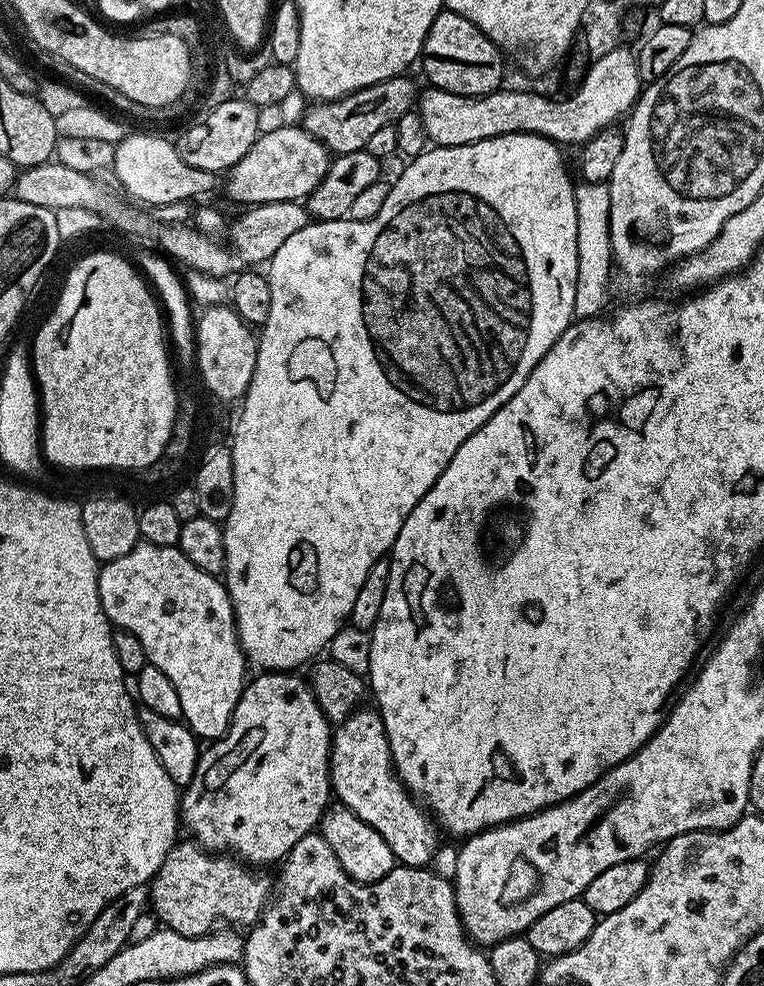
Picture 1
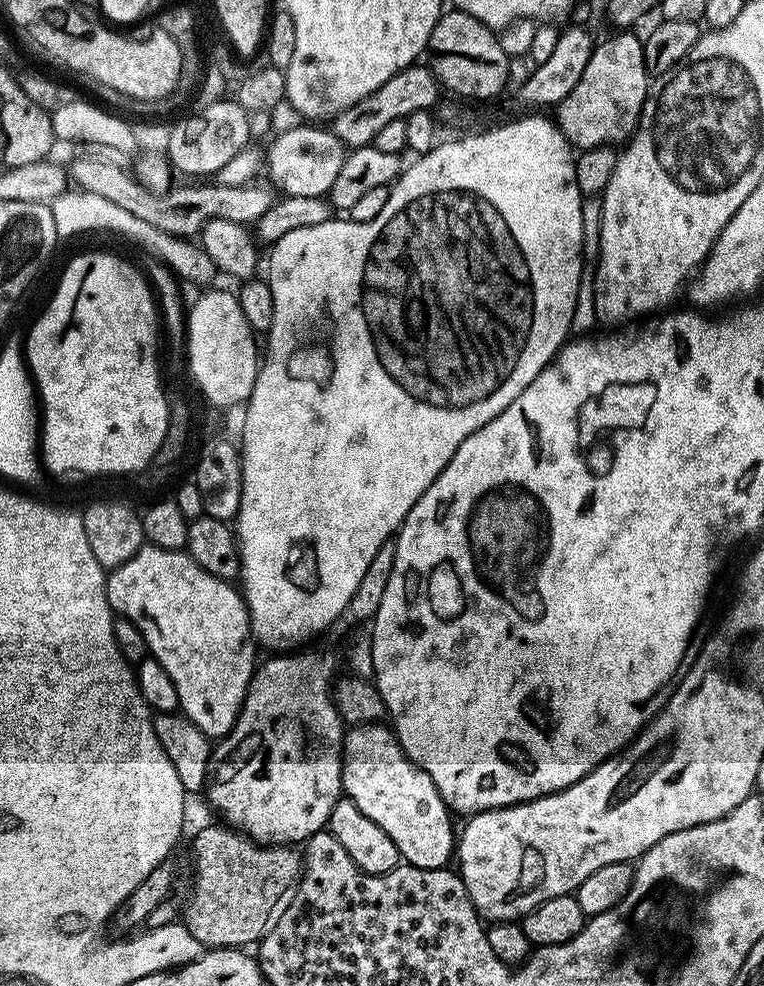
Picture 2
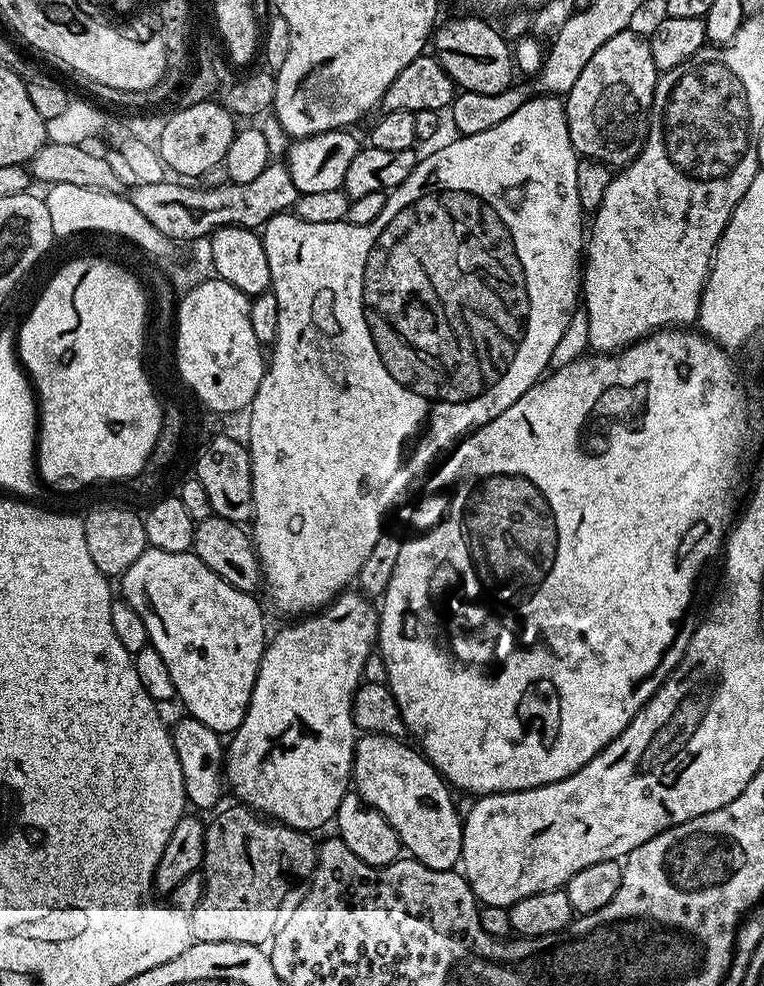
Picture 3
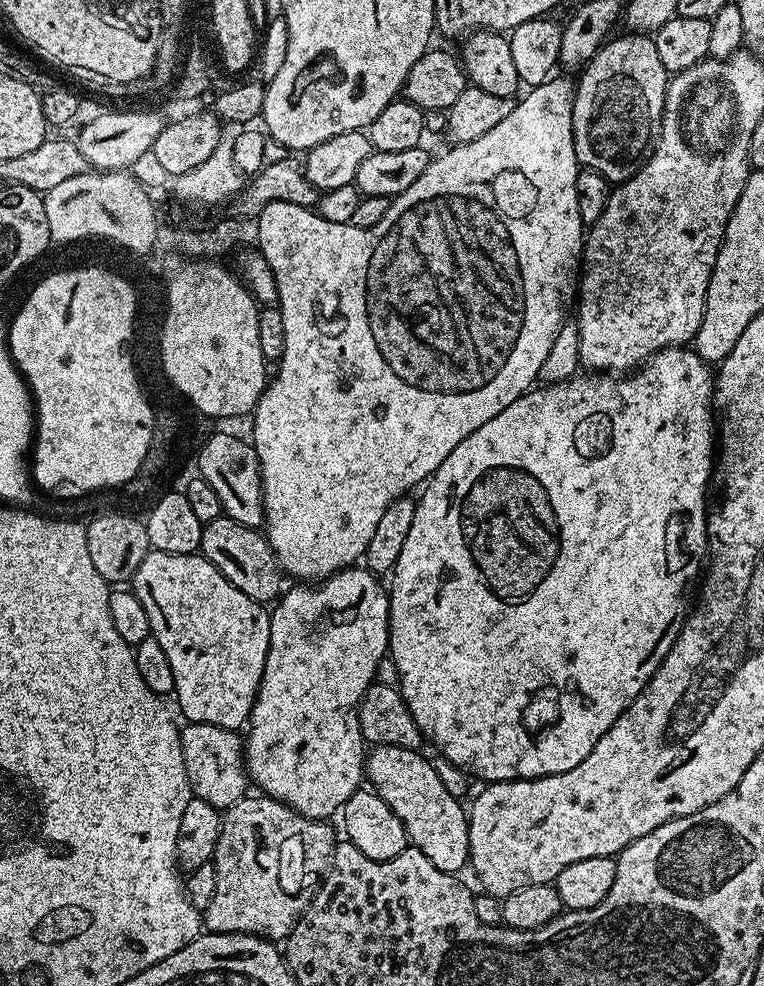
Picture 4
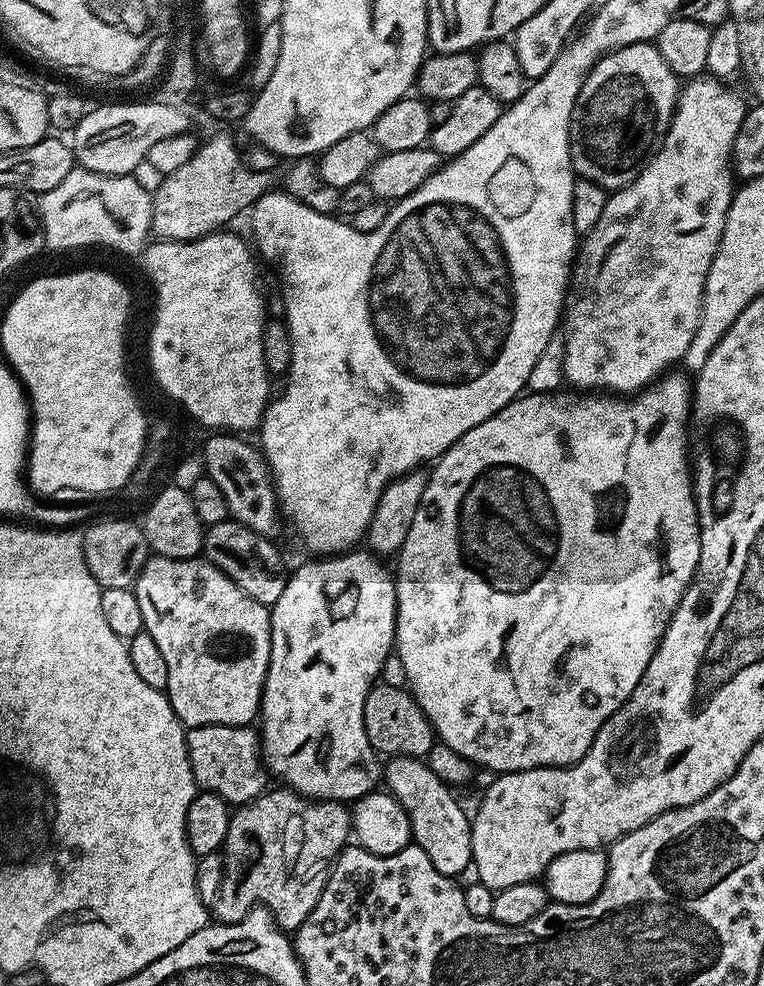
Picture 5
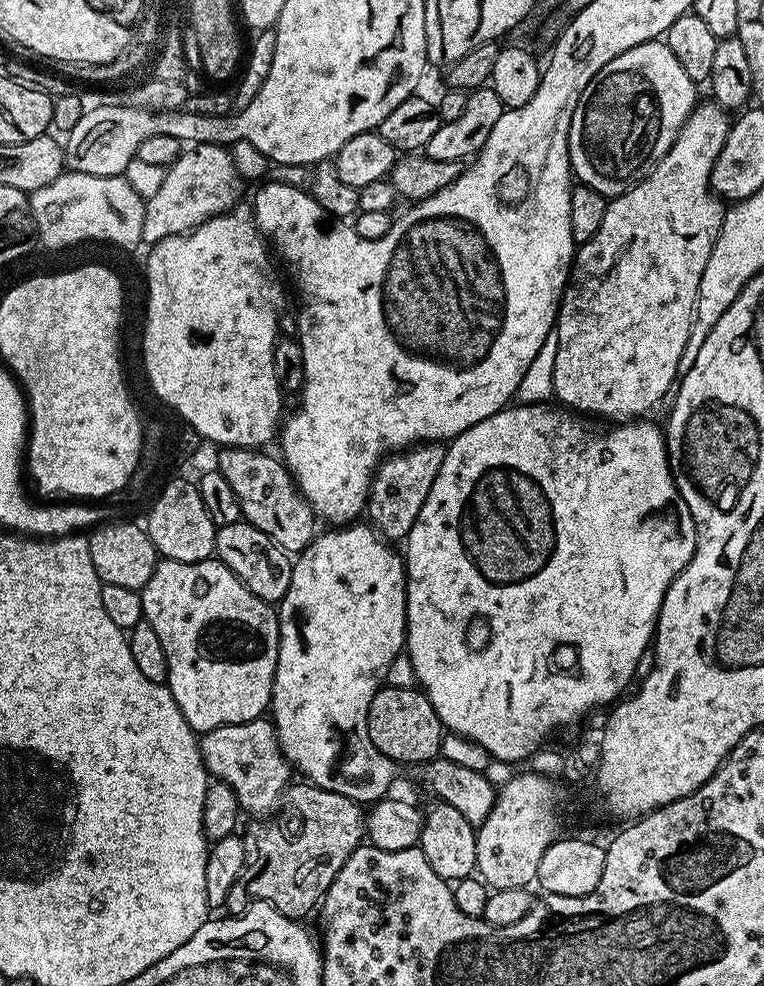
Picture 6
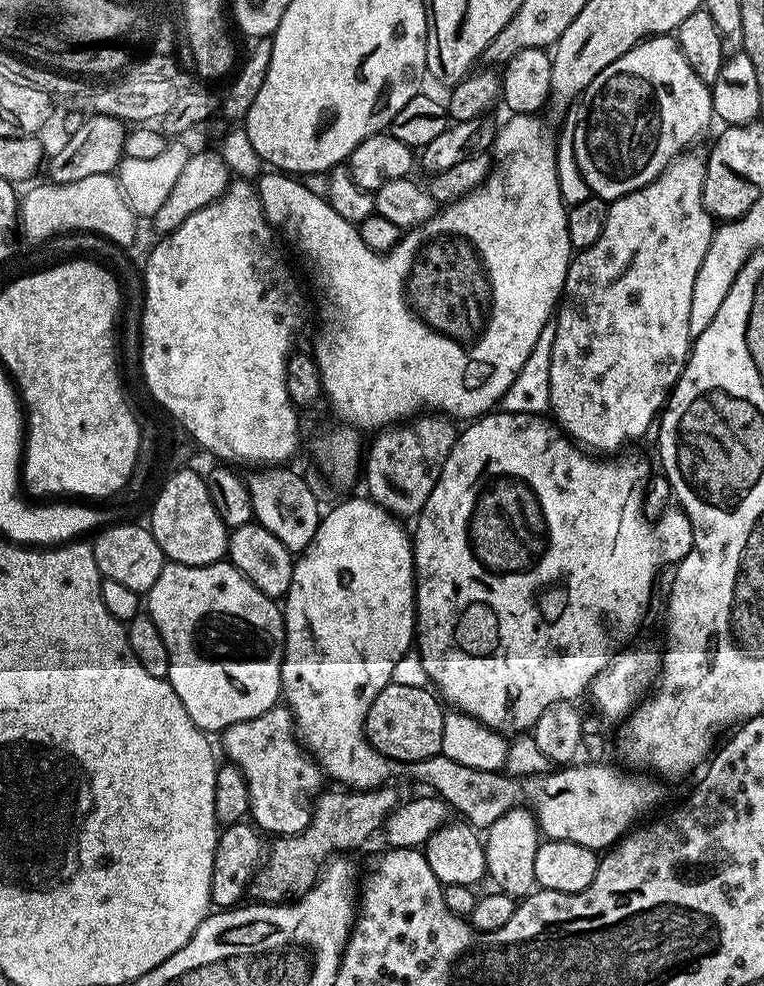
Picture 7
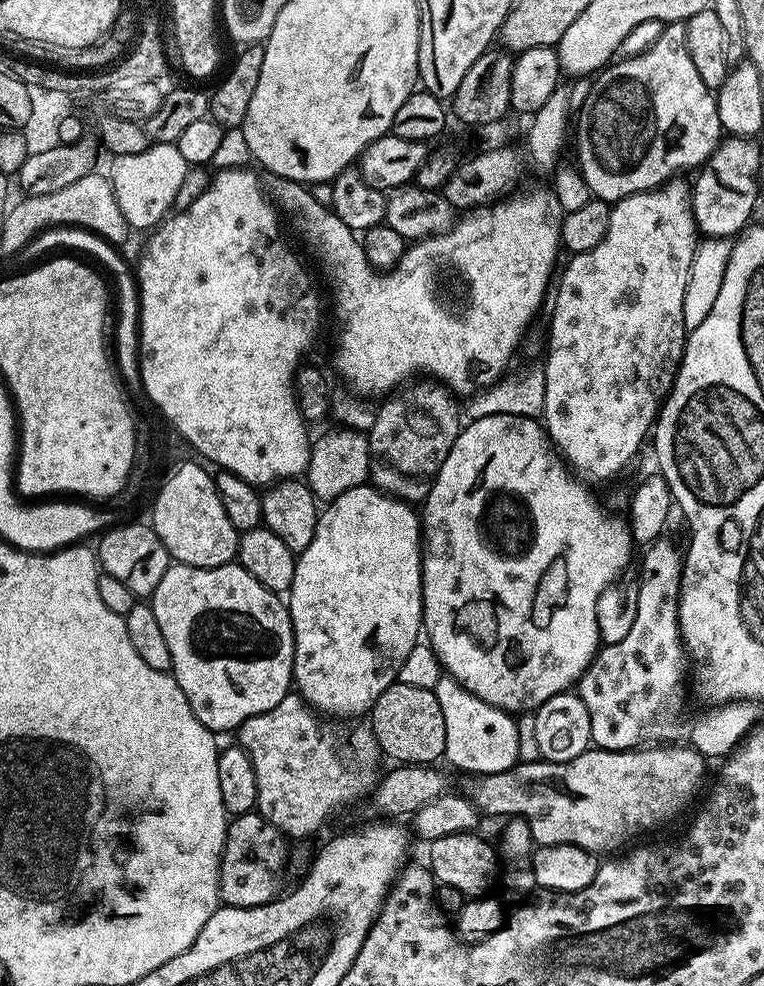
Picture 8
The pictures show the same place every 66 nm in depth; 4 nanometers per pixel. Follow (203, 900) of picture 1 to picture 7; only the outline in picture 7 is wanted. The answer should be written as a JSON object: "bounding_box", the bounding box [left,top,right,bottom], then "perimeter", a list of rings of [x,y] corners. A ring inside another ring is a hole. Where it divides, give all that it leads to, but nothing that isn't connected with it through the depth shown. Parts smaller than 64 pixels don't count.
{"bounding_box":[250,786,402,902],"perimeter":[[[385,786],[382,788],[371,788],[369,792],[357,792],[355,790],[336,790],[340,792],[327,792],[327,790],[321,791],[319,795],[317,795],[313,805],[312,805],[312,821],[308,823],[308,828],[305,830],[305,832],[299,832],[296,836],[286,836],[280,839],[277,839],[275,841],[276,845],[271,845],[270,848],[270,855],[267,857],[266,863],[261,867],[260,871],[256,873],[255,880],[252,881],[250,885],[250,892],[257,901],[260,902],[291,902],[299,897],[304,896],[313,888],[313,886],[316,885],[316,879],[321,874],[321,871],[325,864],[328,863],[329,860],[333,859],[337,854],[348,854],[348,851],[351,850],[351,848],[360,848],[363,846],[364,843],[367,842],[368,839],[371,838],[372,835],[379,833],[381,831],[384,819],[386,819],[389,814],[391,814],[394,809],[396,808],[396,805],[401,803],[402,796],[399,796],[398,793],[395,792],[394,789],[392,789],[392,786]]]}

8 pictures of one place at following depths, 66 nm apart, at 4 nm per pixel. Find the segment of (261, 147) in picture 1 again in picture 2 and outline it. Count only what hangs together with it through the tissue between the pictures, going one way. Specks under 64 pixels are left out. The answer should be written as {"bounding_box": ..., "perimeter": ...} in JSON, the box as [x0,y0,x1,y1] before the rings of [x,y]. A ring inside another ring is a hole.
{"bounding_box":[266,122,346,197],"perimeter":[[[301,122],[294,130],[279,133],[275,139],[276,141],[266,148],[267,179],[284,196],[327,197],[334,186],[334,178],[342,174],[346,145],[327,127],[313,126],[308,122]]]}

